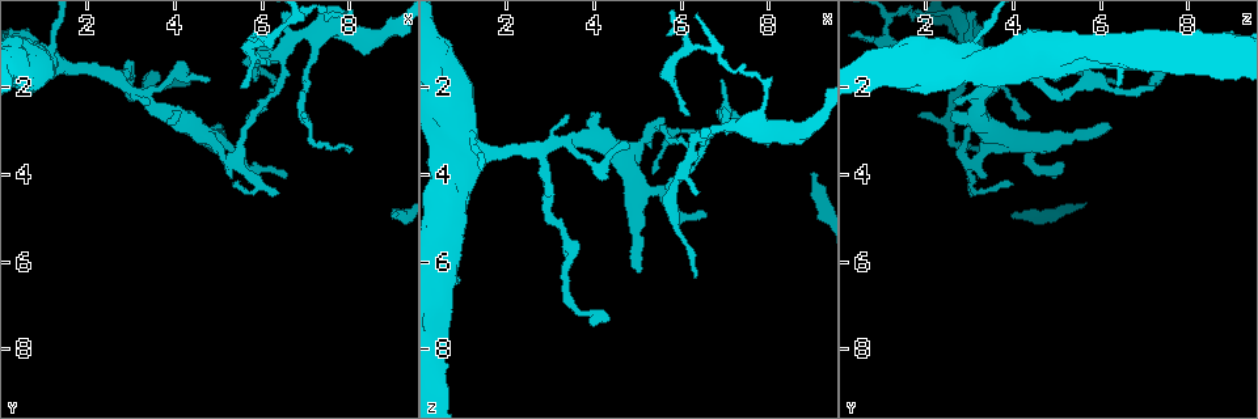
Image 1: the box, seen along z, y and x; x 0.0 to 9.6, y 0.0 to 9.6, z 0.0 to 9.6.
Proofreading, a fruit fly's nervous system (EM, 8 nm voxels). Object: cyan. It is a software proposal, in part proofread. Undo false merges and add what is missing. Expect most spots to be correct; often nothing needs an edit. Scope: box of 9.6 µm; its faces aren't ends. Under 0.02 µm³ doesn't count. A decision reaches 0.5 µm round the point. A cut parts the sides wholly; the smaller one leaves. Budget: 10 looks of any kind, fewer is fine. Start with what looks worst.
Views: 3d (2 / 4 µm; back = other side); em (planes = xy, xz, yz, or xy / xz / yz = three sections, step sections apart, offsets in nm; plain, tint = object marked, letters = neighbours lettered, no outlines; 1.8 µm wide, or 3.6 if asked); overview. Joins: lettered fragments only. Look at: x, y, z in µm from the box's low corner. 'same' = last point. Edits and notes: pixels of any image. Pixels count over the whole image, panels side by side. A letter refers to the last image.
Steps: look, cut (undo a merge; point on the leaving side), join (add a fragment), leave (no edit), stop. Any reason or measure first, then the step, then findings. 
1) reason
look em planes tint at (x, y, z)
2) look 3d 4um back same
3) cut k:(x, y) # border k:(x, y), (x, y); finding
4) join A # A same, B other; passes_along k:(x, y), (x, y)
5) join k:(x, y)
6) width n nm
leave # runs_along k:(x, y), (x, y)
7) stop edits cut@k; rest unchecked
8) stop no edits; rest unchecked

branch point
look 3d 2um at (6.35, 1.30, 3.15)

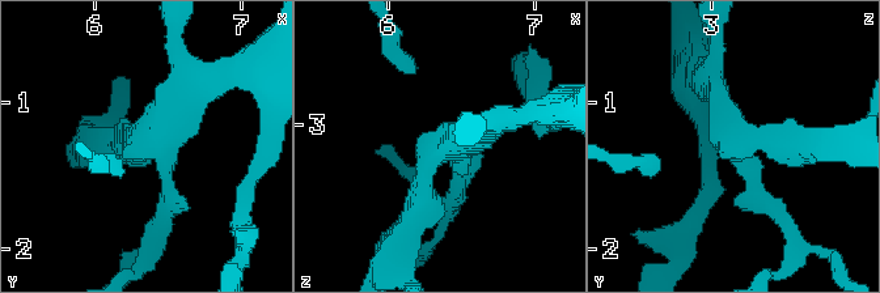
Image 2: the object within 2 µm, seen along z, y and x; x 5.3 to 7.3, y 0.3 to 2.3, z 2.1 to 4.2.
look em planes tint at (6.42, 1.28, 3.16)

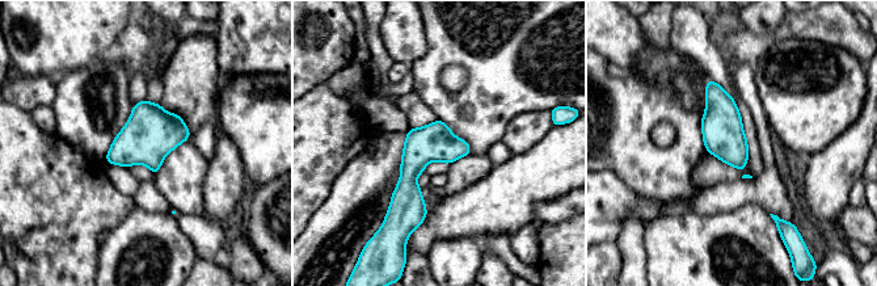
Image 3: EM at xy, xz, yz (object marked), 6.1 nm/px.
look em planes letters same

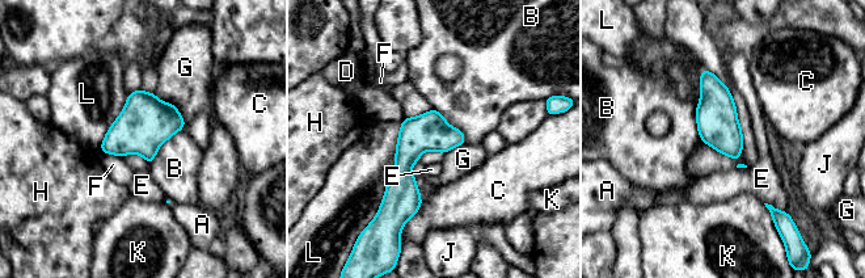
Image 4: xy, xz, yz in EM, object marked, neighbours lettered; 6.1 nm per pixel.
leave # A other, B other, C other, D other, E other, F other, G other, H other, J other, K other, L other; border 4:(433, 108), (461, 131), (465, 142); one cell here

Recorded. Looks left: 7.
an open end
look 3d 4um at (5.10, 2.90, 6.15)

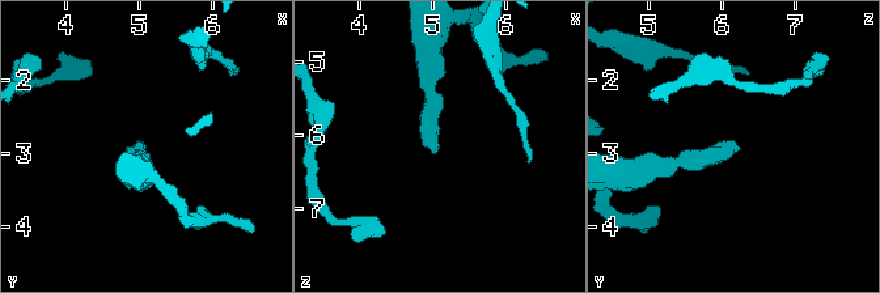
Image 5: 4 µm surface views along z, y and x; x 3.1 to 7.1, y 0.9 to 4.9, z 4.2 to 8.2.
look em planes tint at (5.10, 2.95, 6.25)

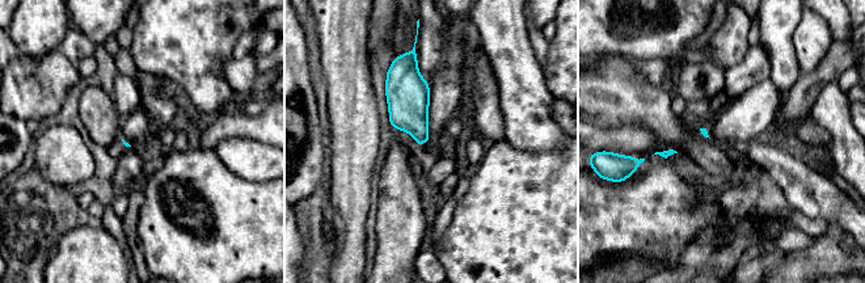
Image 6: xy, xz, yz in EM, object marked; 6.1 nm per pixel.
see the neighbours
look em planes letters same

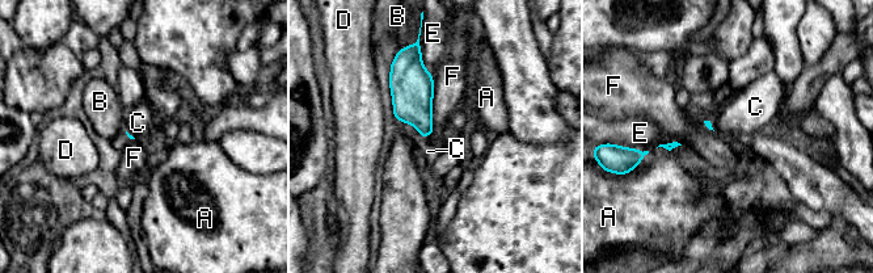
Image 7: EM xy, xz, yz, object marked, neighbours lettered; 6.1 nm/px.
longest_contact F 360 nm
join C # A other, B other, C same, D other, E other, F other; passes_along 7:(412, 97), (429, 134), (427, 151); it goes on there

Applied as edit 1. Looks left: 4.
see it whole again
look overview

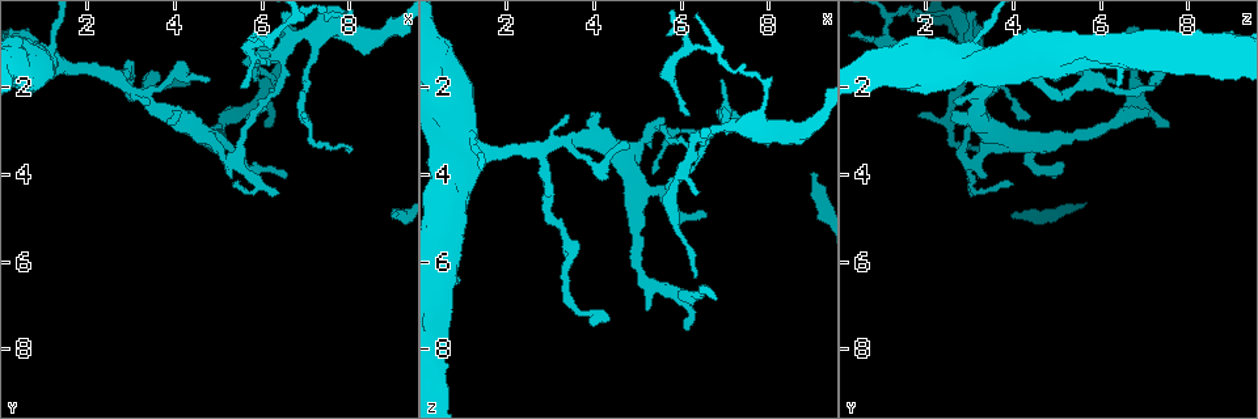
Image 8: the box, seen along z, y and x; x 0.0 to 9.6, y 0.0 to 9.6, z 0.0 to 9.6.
an open end
look em planes letters at (9.05, 5.00, 3.90)

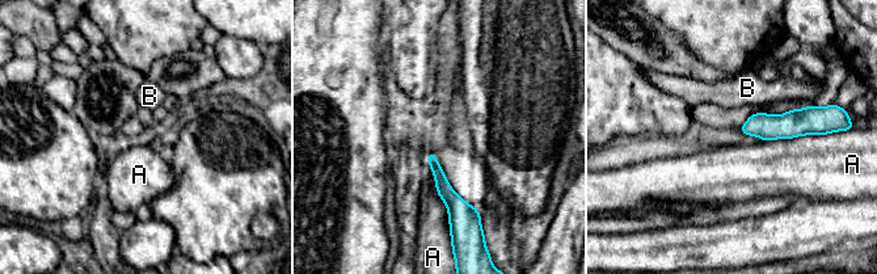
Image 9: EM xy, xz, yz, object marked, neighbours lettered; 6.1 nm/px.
leave # A other, B other; border 9:(823, 134), (804, 134), (762, 140); none of them fits

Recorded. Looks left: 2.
three arms meet
look em xy step 8 tint at (6.50, 0.65, 1.15)

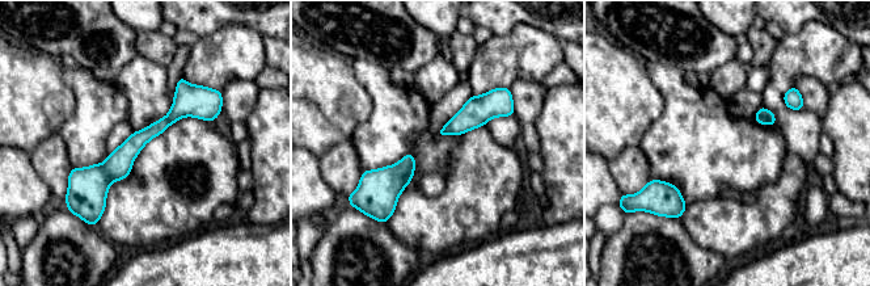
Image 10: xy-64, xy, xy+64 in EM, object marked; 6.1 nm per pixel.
another direction
look em planes letters same

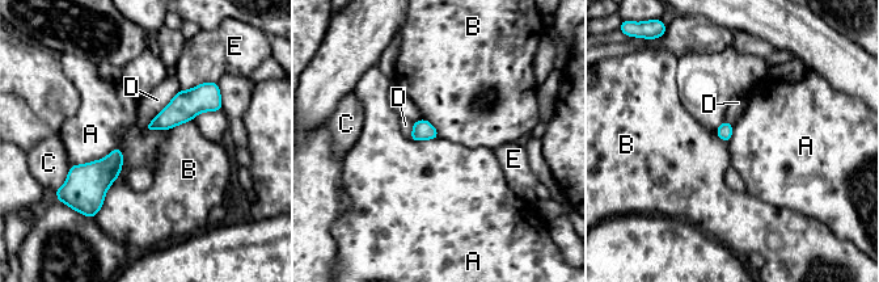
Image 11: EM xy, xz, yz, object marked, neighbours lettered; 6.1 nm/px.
width 90 nm
leave # A other, B other, C other, D other, E other; border 11:(123, 152), (114, 148), (71, 165); all the same cell

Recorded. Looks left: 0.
stop edits join@7; rest unchecked

